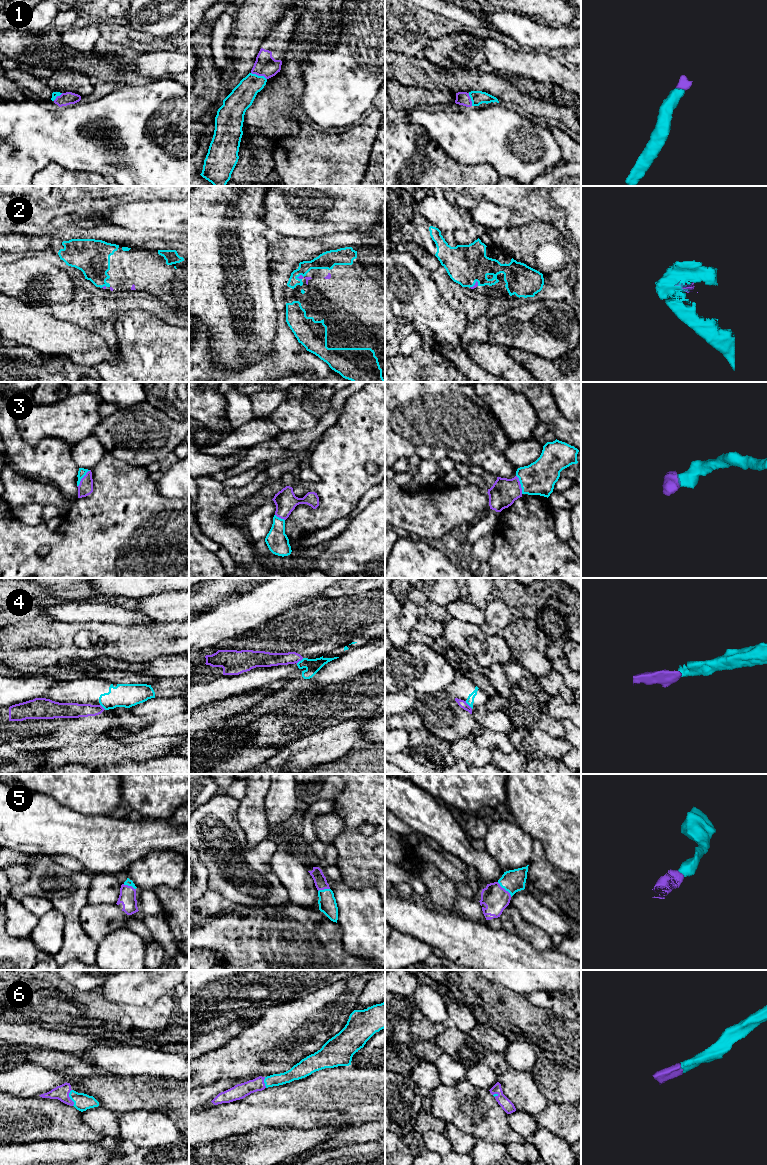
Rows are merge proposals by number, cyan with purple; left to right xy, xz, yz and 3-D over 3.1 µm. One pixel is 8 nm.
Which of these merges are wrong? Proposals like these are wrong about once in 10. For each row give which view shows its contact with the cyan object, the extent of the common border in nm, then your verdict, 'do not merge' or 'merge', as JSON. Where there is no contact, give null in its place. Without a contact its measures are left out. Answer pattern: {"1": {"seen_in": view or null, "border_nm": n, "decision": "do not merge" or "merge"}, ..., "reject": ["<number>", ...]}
{"1": {"seen_in": "xz", "border_nm": 140, "decision": "merge"}, "2": {"seen_in": "yz", "border_nm": 90, "decision": "merge"}, "3": {"seen_in": "xy", "border_nm": 170, "decision": "merge"}, "4": {"seen_in": "yz", "border_nm": 90, "decision": "do not merge"}, "5": {"seen_in": "yz", "border_nm": 170, "decision": "merge"}, "6": {"seen_in": "xy", "border_nm": 140, "decision": "merge"}, "reject": ["4"]}

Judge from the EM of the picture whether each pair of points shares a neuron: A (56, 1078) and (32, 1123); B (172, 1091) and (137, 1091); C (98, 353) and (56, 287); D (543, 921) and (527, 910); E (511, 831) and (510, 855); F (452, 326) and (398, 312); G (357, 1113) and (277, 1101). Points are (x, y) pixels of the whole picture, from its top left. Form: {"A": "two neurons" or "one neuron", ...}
{"A": "two neurons", "B": "one neuron", "C": "two neurons", "D": "one neuron", "E": "one neuron", "F": "one neuron", "G": "one neuron"}

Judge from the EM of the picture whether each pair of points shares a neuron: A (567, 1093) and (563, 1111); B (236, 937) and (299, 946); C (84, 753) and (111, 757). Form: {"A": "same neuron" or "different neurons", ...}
{"A": "different neurons", "B": "same neuron", "C": "same neuron"}

